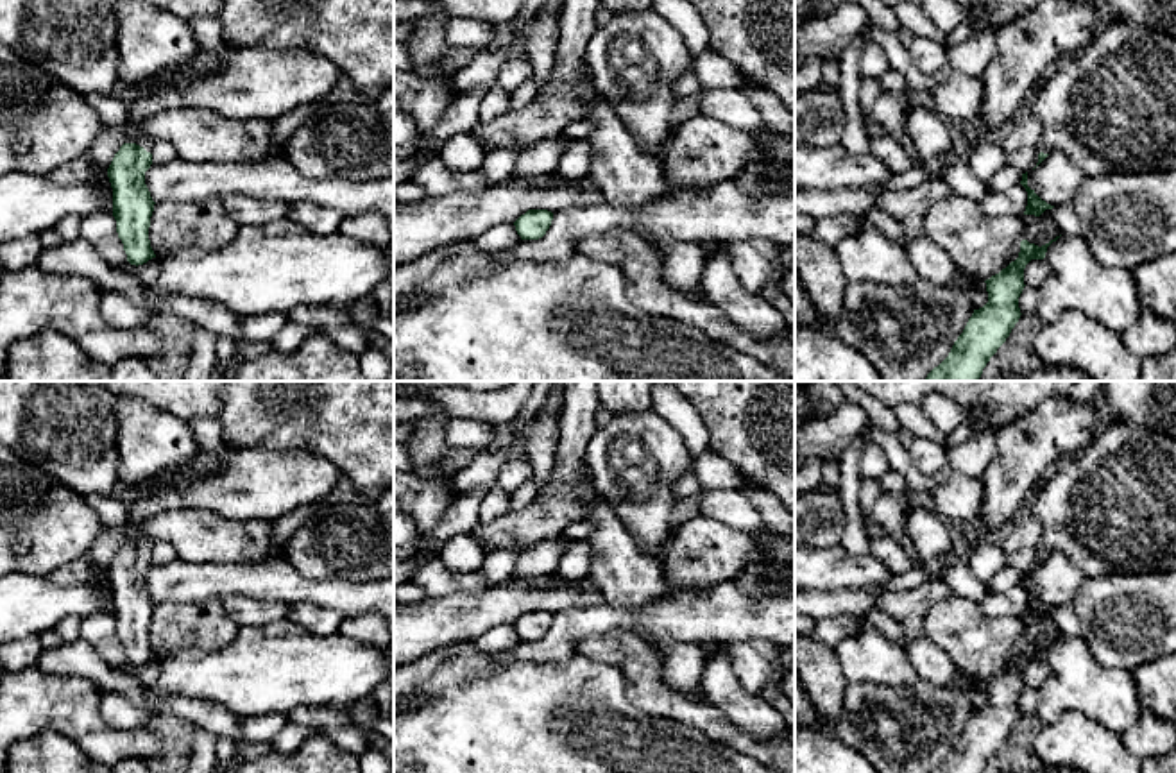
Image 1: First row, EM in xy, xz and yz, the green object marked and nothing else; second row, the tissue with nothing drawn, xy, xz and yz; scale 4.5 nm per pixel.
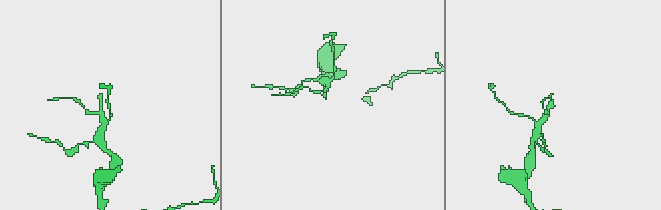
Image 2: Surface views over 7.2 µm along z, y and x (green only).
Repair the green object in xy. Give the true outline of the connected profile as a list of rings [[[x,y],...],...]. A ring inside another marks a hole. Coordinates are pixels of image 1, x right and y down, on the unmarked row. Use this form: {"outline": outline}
{"outline": [[[149,539],[124,544],[107,569],[116,633],[124,644],[127,662],[136,667],[156,658],[149,641],[156,603],[145,585],[145,573],[152,565],[152,549],[154,546]]]}

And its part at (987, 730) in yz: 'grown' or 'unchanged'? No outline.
unchanged

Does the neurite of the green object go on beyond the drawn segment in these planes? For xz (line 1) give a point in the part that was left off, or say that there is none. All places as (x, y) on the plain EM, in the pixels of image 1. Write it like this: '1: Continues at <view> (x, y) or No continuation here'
1: No continuation here

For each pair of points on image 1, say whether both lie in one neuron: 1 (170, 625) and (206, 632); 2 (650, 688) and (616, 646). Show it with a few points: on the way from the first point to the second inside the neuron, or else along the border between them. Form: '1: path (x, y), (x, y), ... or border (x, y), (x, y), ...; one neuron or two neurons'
1: path (179, 625), (197, 625); one neuron
2: path (643, 677), (627, 657); one neuron

